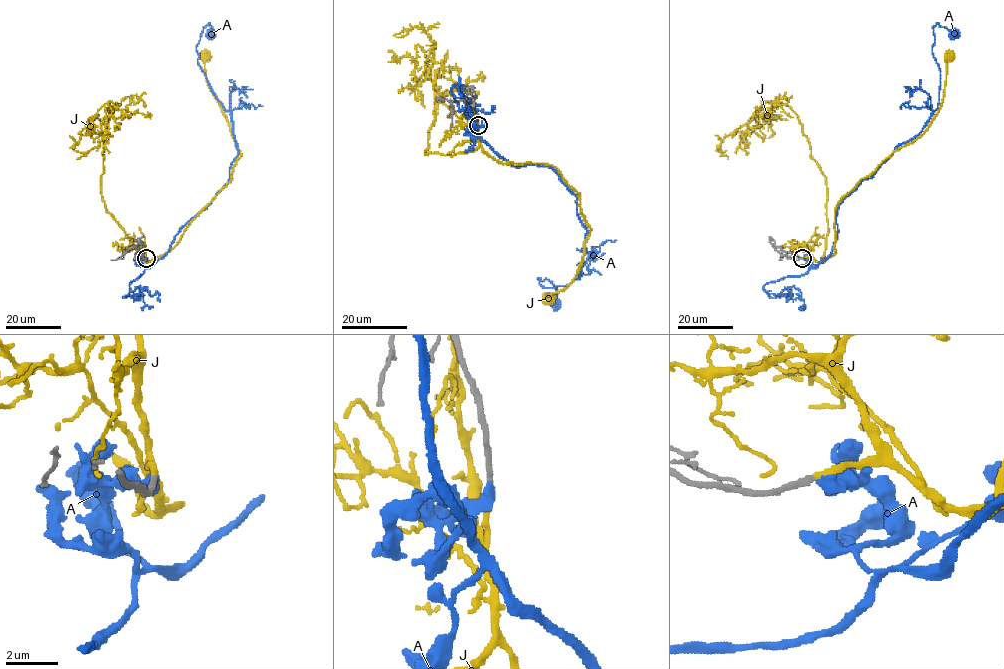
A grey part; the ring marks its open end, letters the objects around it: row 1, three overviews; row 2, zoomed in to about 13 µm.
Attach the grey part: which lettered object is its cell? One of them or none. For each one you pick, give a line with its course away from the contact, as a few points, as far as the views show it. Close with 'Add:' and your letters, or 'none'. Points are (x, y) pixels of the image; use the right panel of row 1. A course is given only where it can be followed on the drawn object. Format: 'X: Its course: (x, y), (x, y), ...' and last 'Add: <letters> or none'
J: Its course: (802, 258), (812, 257), (822, 261), (834, 253), (836, 204), (862, 178), (926, 128), (942, 100), (949, 55)
Add: J

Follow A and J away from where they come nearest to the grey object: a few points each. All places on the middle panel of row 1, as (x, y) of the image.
A: (479, 125), (473, 139), (551, 167), (576, 196), (579, 276), (538, 277), (554, 299)
J: (479, 125), (481, 148), (502, 162), (551, 165), (579, 195), (590, 229), (583, 262), (549, 298)

